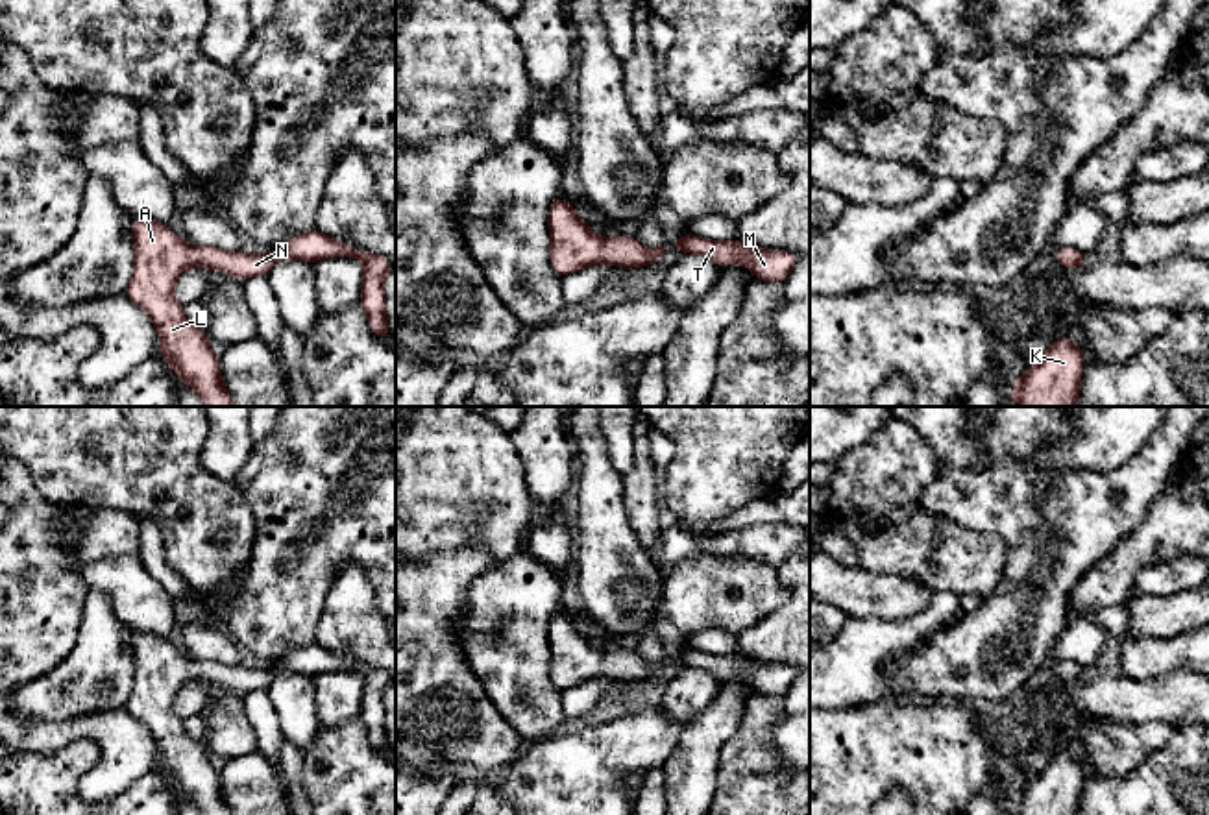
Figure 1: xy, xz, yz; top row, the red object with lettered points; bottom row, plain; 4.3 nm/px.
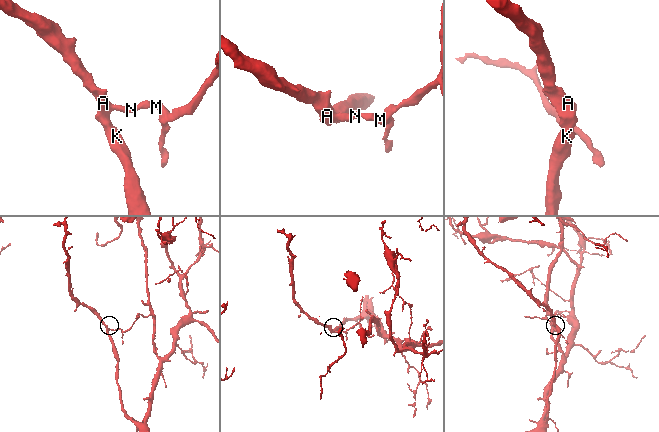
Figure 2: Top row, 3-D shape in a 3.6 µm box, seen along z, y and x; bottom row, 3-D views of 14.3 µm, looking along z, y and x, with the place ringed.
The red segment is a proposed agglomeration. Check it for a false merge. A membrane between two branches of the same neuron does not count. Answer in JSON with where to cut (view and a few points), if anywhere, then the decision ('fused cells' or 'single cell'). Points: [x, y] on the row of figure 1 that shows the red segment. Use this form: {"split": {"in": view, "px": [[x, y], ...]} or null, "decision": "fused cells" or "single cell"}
{"split": null, "decision": "single cell"}

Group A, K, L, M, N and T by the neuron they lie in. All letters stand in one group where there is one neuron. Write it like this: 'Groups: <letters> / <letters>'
Groups: A K L M N T

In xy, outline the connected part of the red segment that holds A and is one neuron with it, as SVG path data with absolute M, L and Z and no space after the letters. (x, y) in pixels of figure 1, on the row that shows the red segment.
M131 218L131 233L135 266L124 294L150 316L159 335L161 355L205 407L235 407L235 403L220 379L220 359L213 353L203 331L189 323L183 305L172 296L176 279L189 266L213 268L244 281L266 275L281 259L311 264L324 257L359 259L364 264L359 305L368 316L372 333L390 340L383 286L390 261L381 253L366 253L342 244L316 227L288 238L268 255L190 246L177 238L168 224L155 220Z

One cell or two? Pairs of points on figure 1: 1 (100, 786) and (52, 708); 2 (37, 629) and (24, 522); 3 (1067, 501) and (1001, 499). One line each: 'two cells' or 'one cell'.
1: two cells
2: one cell
3: one cell

